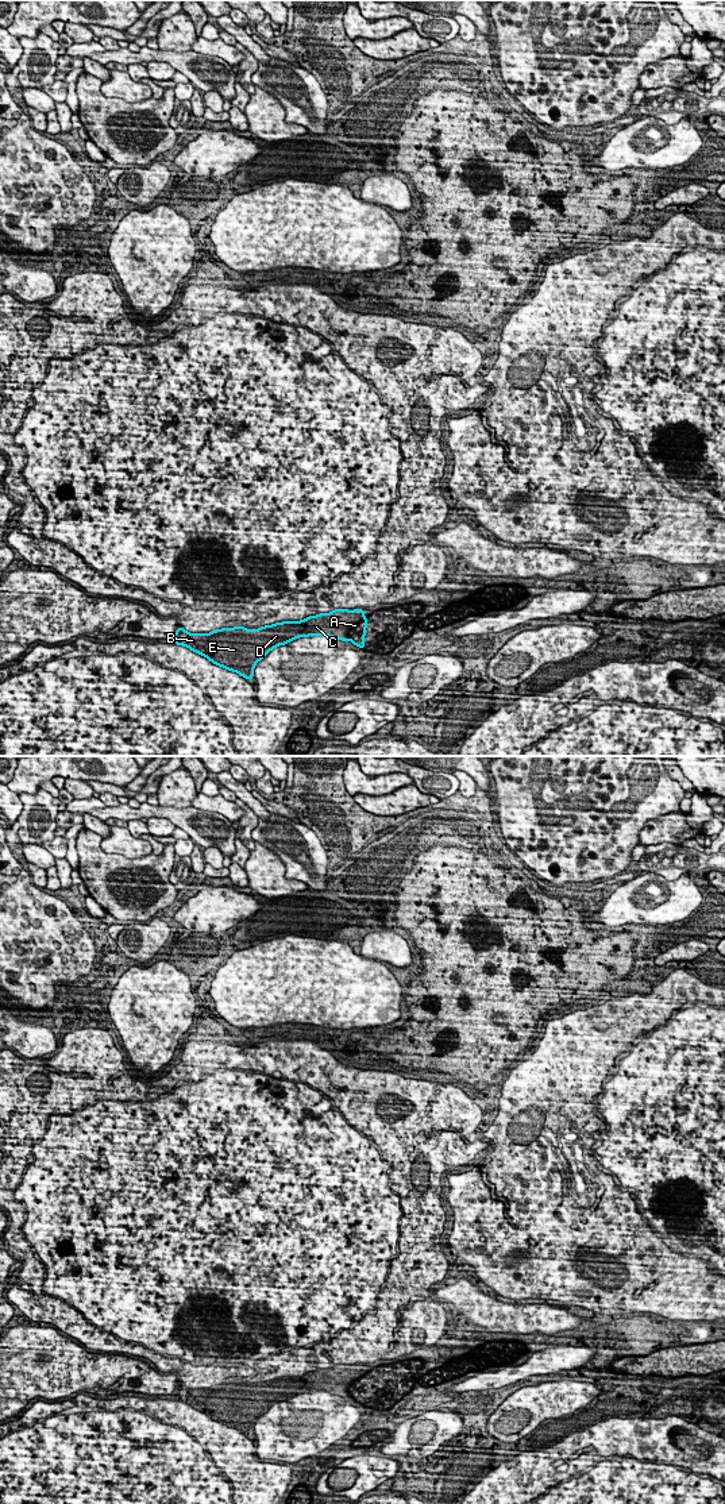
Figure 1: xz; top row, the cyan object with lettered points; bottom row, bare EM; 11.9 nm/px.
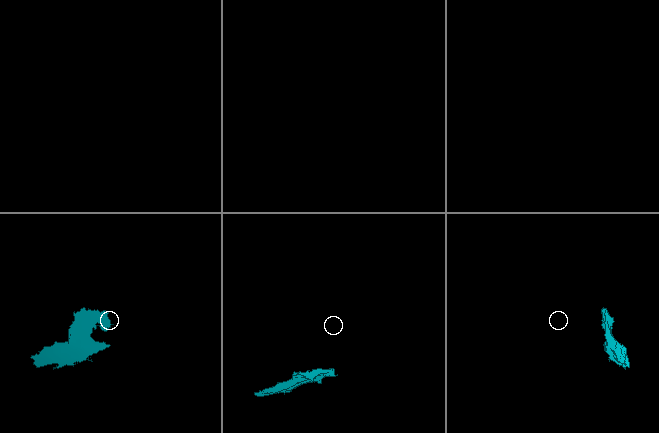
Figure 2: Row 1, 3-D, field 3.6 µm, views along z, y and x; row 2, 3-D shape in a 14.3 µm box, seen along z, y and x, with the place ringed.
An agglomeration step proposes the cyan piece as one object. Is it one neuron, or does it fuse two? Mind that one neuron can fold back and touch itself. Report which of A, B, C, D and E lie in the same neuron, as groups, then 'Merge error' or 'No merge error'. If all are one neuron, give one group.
Groups: A B C D E. No merge error

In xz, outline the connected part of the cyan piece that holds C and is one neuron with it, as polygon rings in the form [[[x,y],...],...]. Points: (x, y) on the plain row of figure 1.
[[[335,1365],[300,1377],[282,1377],[258,1385],[234,1382],[209,1389],[190,1389],[178,1382],[174,1392],[165,1399],[186,1403],[213,1420],[252,1436],[258,1418],[274,1404],[300,1393],[328,1392],[342,1397],[350,1396],[365,1405],[367,1380],[365,1365]]]

